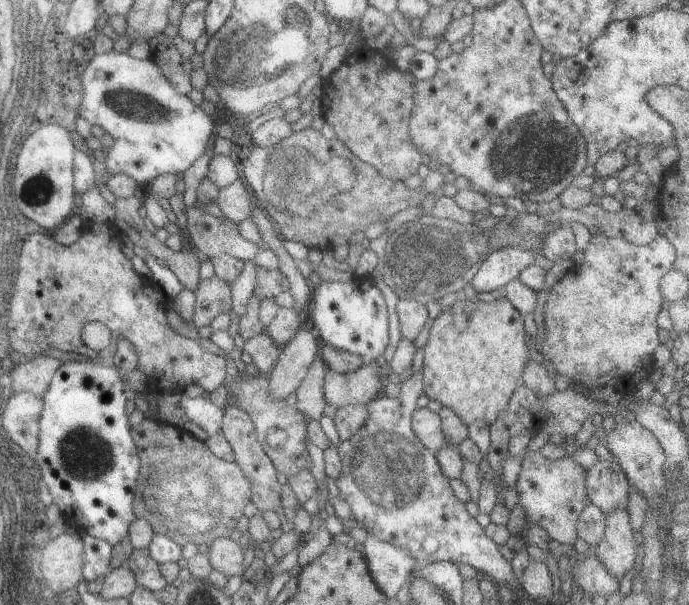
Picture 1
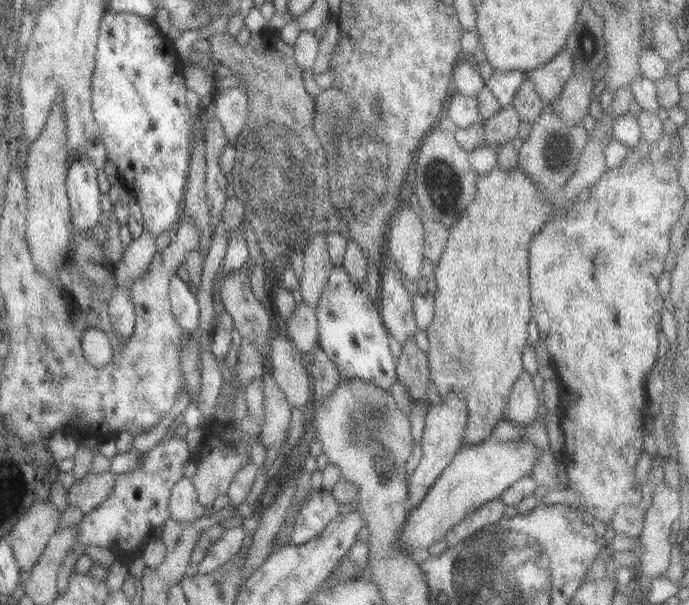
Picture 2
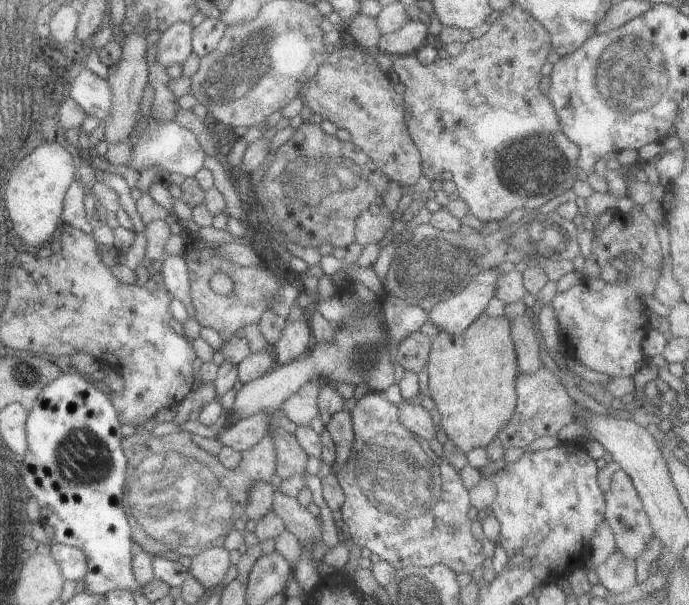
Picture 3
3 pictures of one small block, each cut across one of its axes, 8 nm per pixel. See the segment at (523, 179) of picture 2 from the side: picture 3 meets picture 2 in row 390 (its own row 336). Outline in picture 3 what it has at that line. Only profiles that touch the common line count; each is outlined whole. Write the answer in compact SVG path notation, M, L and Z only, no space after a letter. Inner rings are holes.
M486 313L479 314L462 334L449 335L444 331L432 337L427 370L429 397L434 403L436 425L443 430L447 439L463 455L475 448L485 447L499 433L514 415L517 397L514 392L514 380L518 374L515 350L509 333L509 319L505 316L491 318Z

